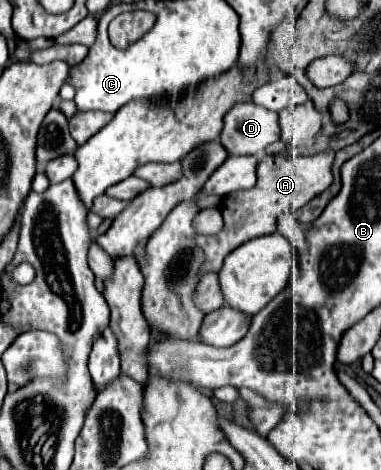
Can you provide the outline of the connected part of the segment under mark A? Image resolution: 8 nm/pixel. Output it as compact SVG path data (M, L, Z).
M326 149L316 155L300 155L300 157L288 157L284 153L280 155L264 155L258 163L258 183L252 189L236 191L224 197L222 201L222 215L224 215L224 229L216 235L198 235L196 241L200 247L204 247L206 263L204 273L208 271L220 271L224 257L240 247L242 243L270 235L278 229L278 219L284 211L296 211L304 207L310 199L318 197L332 185L332 163L334 163L334 149Z

